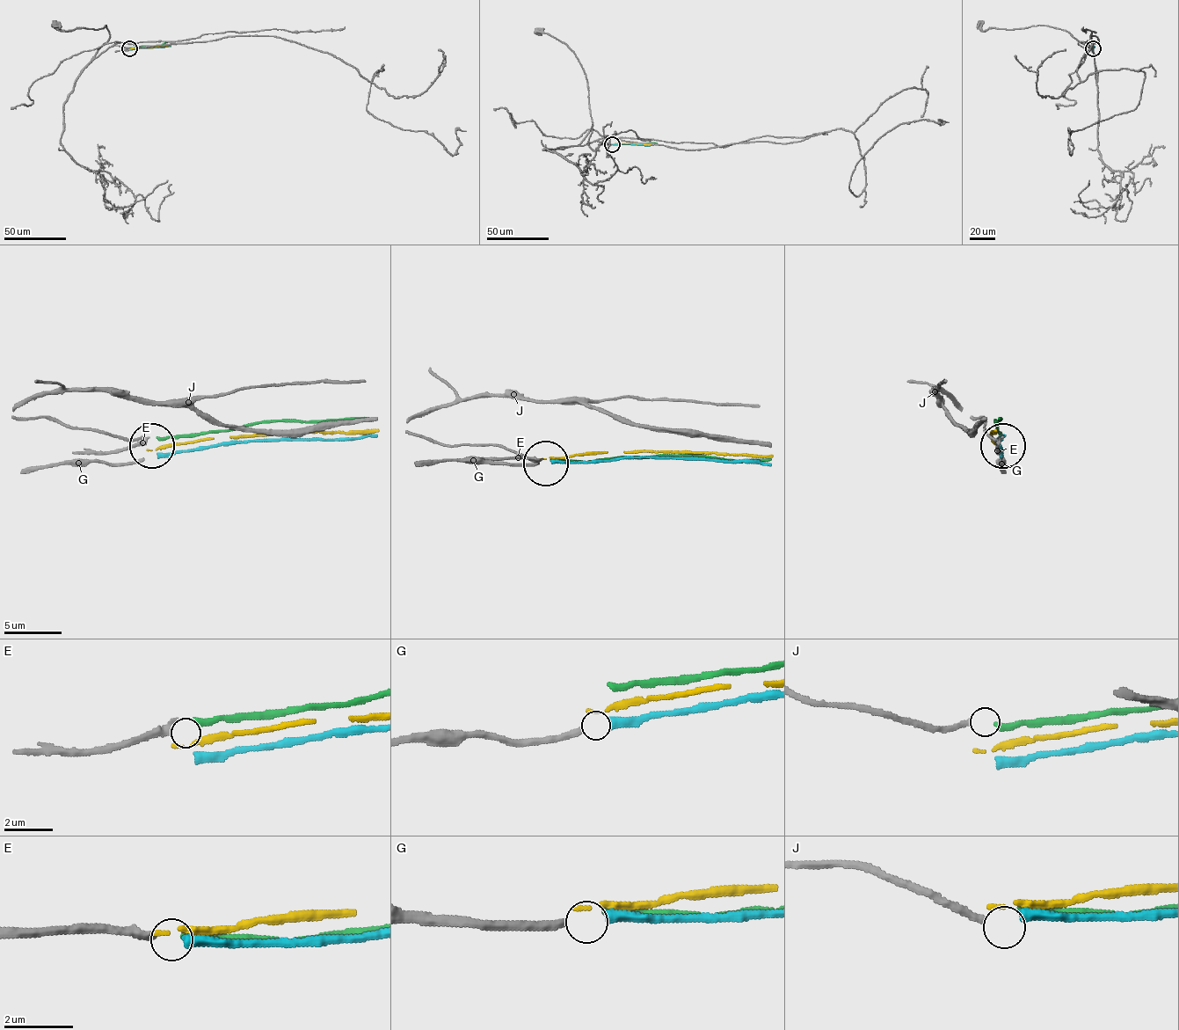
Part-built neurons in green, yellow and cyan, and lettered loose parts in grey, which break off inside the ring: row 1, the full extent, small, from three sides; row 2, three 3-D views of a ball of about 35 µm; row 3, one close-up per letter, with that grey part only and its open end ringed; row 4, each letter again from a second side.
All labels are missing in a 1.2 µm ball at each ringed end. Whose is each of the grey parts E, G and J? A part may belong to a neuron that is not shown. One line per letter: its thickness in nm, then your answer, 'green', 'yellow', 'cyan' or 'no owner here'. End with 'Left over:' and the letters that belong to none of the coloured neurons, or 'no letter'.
E: 280 nm thick; green
G: 260 nm thick; cyan
J: 200 nm thick; no owner here
Left over: J

